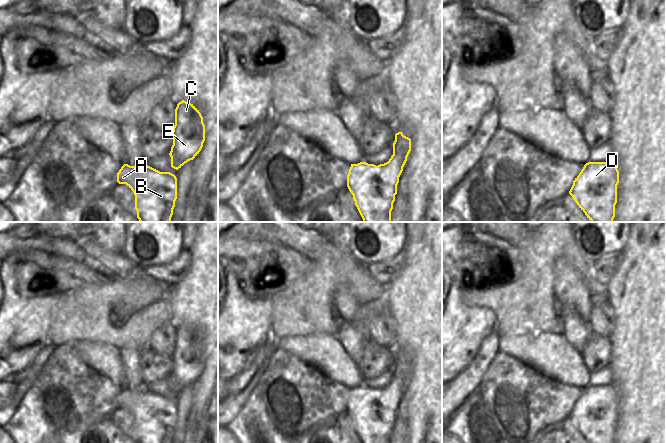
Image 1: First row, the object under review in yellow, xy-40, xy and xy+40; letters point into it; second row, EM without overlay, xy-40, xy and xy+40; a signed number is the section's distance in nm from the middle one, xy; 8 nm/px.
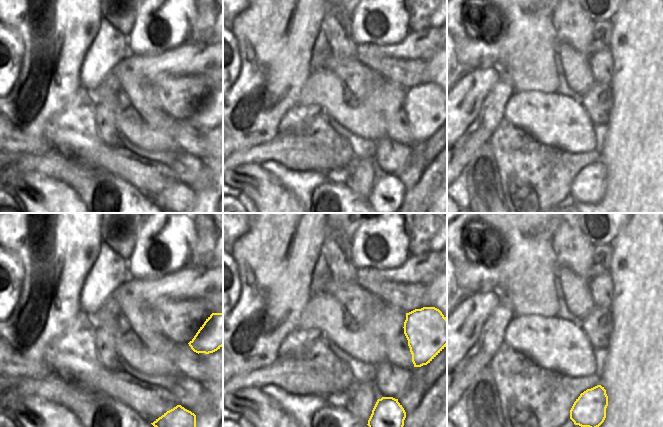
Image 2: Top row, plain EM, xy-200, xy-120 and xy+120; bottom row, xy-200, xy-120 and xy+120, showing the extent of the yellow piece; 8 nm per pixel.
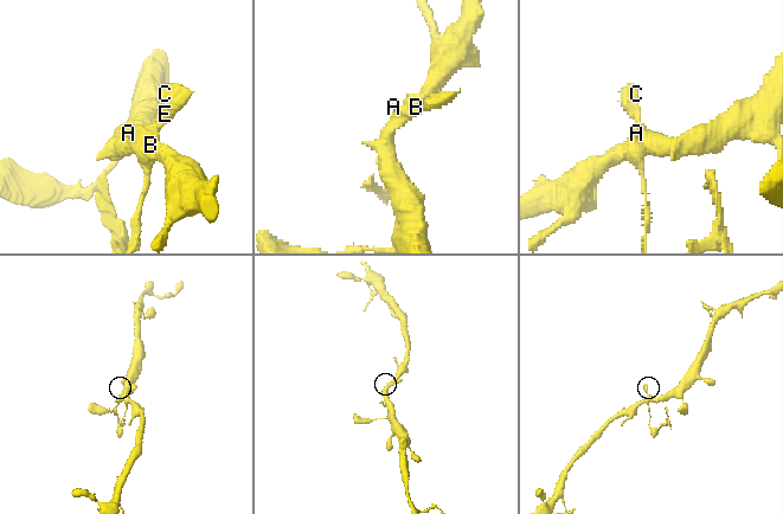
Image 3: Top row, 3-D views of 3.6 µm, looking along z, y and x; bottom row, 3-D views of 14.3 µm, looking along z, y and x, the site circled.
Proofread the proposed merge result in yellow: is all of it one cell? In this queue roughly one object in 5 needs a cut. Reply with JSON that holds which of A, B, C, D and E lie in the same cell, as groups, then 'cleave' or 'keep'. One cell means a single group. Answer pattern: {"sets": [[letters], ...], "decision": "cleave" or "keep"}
{"sets": [["A", "B", "C", "D", "E"]], "decision": "keep"}

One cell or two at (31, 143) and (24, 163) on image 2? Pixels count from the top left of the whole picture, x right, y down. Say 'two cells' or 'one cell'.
two cells

